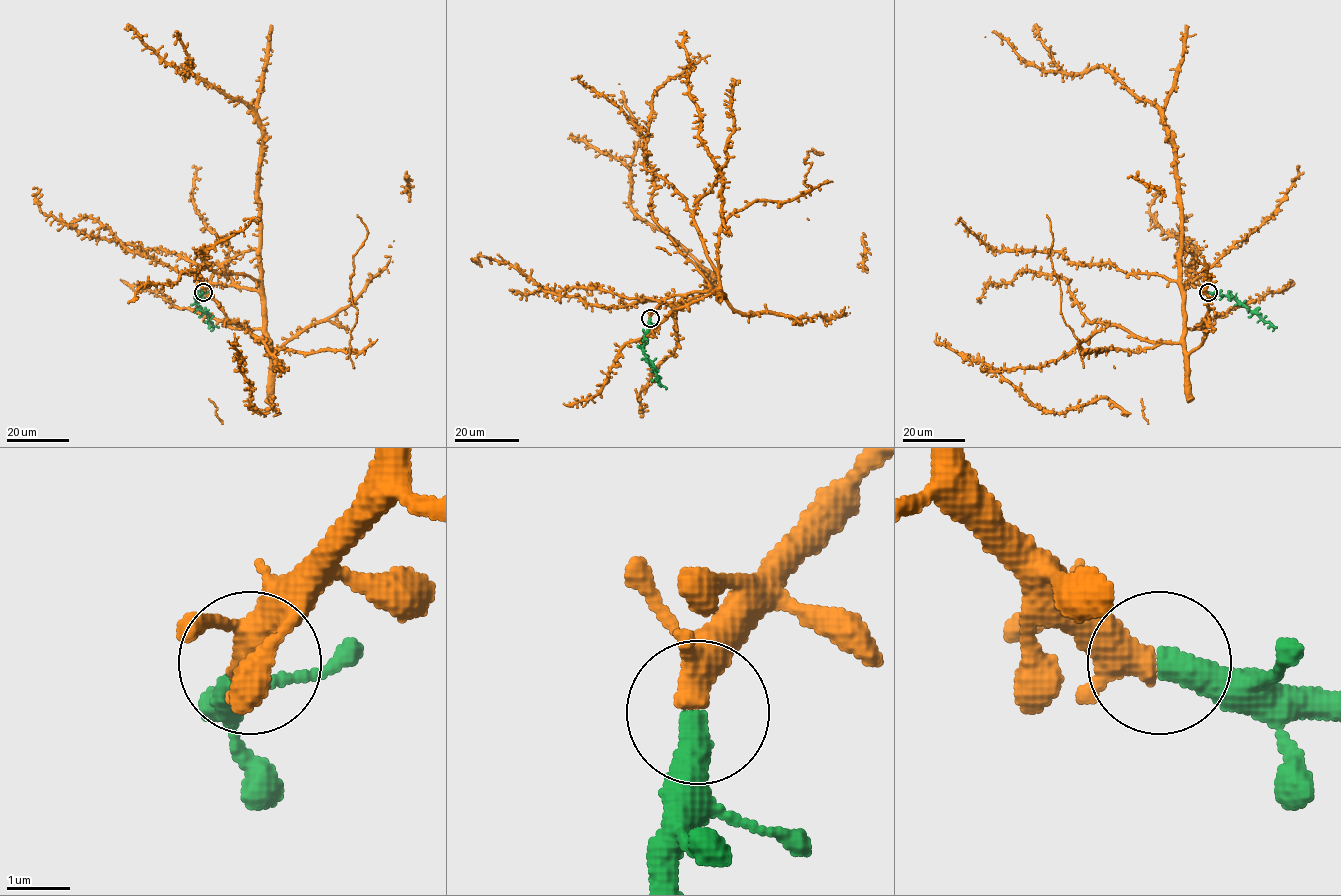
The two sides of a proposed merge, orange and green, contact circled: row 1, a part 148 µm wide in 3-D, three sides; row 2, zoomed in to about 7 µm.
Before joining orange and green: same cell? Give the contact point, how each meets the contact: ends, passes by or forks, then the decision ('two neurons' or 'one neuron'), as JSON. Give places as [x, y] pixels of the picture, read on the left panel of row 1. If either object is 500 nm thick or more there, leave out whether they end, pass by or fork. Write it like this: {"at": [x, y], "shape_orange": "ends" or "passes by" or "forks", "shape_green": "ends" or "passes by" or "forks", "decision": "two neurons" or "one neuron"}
{"at": [203, 292], "shape_orange": "passes by", "shape_green": "ends", "decision": "one neuron"}

